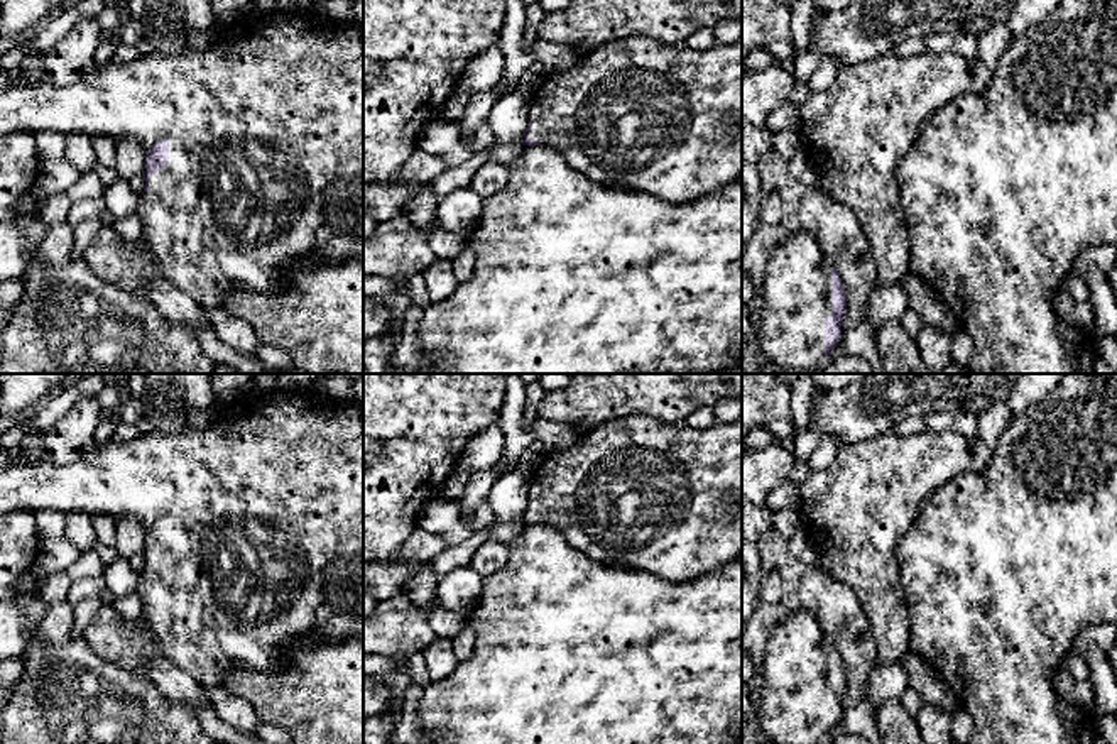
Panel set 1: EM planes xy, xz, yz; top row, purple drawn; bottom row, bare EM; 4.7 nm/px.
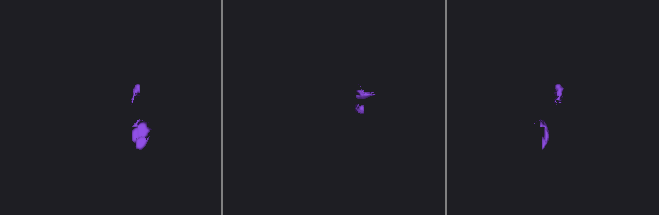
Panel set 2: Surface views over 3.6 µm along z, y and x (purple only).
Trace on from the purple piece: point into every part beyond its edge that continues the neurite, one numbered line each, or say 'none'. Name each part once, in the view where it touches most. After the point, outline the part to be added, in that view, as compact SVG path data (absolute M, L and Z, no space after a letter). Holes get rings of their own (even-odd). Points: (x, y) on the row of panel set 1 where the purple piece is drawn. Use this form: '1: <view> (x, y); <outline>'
1: yz (796, 286); M798 232L774 247L762 279L759 340L776 367L811 372L828 362L825 318L831 315L831 267L813 232Z

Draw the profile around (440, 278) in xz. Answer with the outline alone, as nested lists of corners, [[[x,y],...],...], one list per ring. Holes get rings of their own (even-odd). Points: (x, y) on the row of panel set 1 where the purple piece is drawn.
[[[436,259],[424,272],[431,303],[443,301],[455,293],[458,279],[451,260]]]

